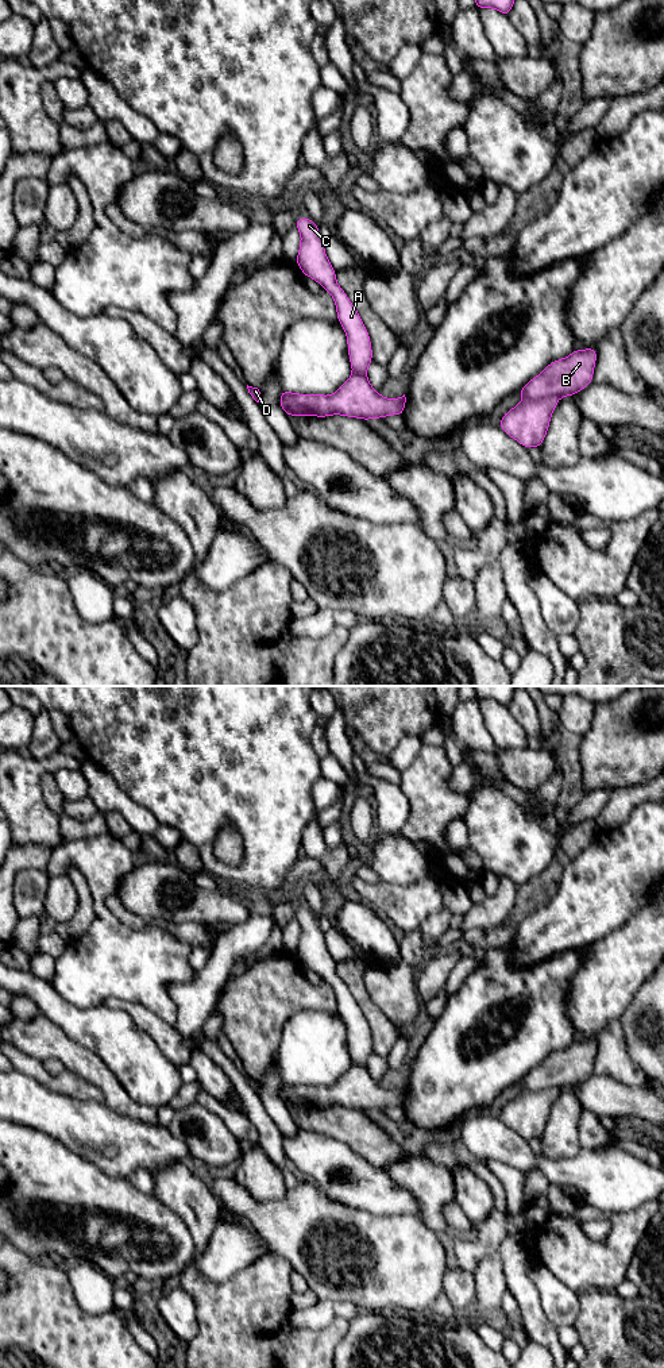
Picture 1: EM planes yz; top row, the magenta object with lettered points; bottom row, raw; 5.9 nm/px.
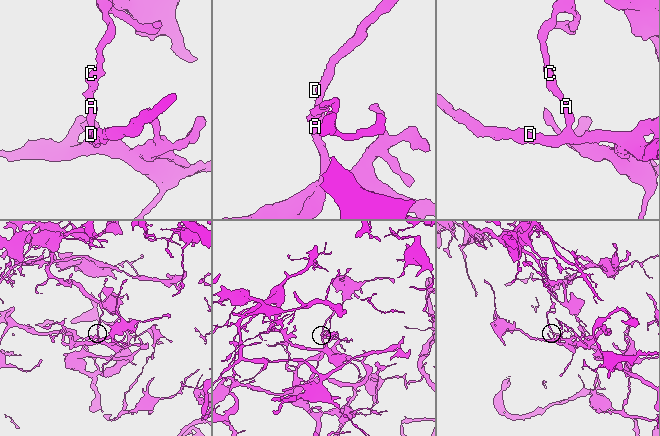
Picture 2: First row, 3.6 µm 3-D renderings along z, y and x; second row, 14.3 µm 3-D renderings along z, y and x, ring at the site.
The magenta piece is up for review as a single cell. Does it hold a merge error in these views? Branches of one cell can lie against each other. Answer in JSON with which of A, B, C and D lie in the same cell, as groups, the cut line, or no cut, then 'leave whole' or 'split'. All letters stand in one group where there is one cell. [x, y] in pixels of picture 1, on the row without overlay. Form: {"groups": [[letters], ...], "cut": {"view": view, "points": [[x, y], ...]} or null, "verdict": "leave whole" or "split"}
{"groups": [["A", "C"], ["B", "D"]], "cut": {"view": "yz", "points": [[354, 1063], [365, 1066]]}, "verdict": "split"}

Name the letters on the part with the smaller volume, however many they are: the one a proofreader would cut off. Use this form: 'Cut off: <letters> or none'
Cut off: A, C

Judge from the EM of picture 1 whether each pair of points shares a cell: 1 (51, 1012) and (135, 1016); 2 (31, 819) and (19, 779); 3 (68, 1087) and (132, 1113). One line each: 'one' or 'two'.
1: two
2: one
3: two

